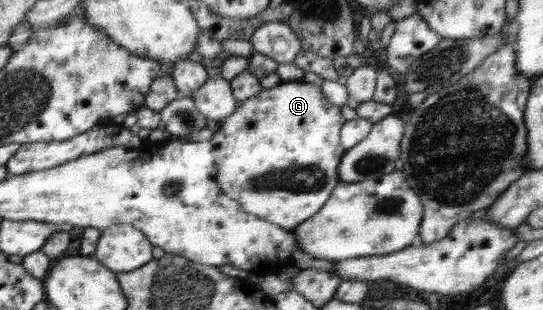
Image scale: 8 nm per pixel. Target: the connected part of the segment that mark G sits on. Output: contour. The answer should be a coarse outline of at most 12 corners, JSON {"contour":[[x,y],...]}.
{"contour":[[320,86],[239,101],[210,144],[223,194],[293,231],[339,185]]}

